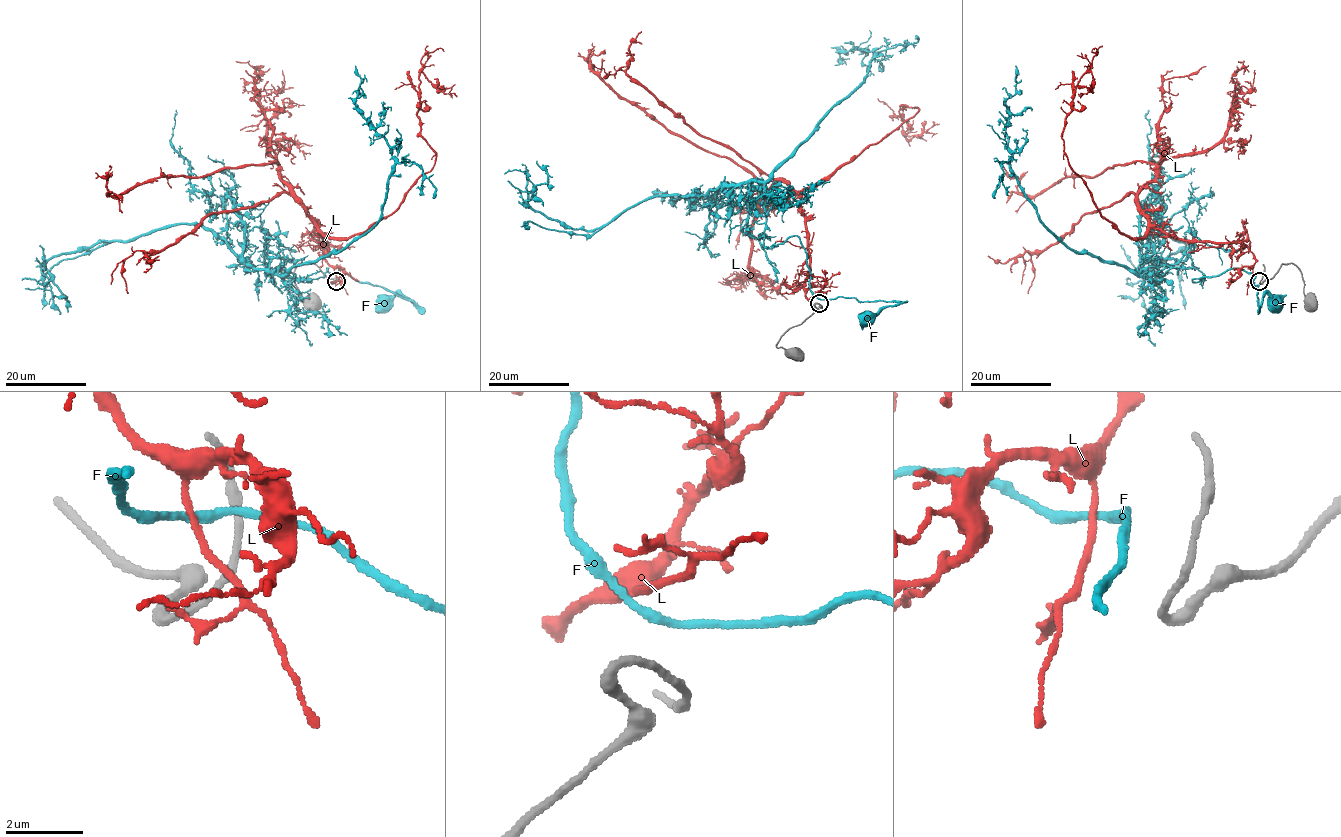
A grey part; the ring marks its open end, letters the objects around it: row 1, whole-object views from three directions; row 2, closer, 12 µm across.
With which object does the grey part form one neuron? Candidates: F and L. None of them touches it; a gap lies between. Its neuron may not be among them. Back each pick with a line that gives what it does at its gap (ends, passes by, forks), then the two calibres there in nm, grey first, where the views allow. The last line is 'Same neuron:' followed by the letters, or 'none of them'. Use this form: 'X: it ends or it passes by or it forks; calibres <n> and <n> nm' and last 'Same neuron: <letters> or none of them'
L: it passes by; calibres 180 and 160 nm
Same neuron: L

